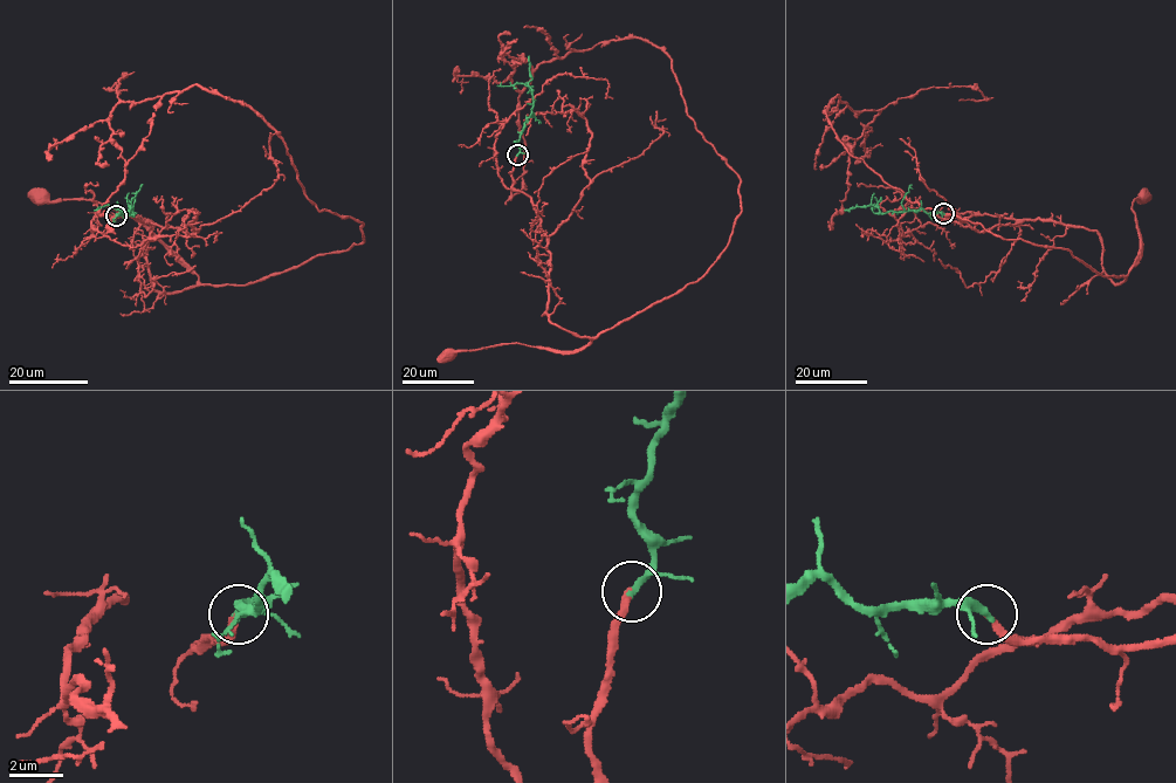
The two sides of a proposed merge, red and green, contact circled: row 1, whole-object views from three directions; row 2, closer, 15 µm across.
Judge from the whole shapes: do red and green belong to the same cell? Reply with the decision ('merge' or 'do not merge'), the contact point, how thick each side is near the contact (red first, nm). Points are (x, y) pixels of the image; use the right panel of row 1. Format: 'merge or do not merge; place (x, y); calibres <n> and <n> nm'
merge; place (943, 213); calibres 200 and 220 nm

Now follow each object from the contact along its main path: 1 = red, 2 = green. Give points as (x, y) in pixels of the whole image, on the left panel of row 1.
1: (116, 215), (110, 220), (152, 224), (146, 253), (156, 290), (197, 283), (131, 217), (40, 196)
2: (116, 215), (121, 211), (133, 213), (126, 215), (108, 205), (95, 211)

